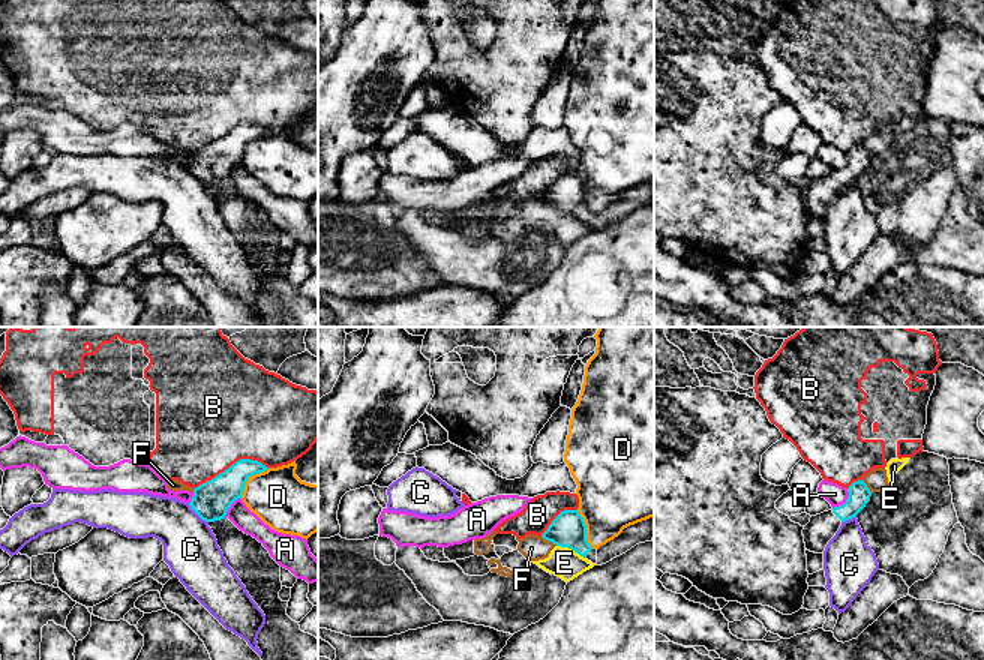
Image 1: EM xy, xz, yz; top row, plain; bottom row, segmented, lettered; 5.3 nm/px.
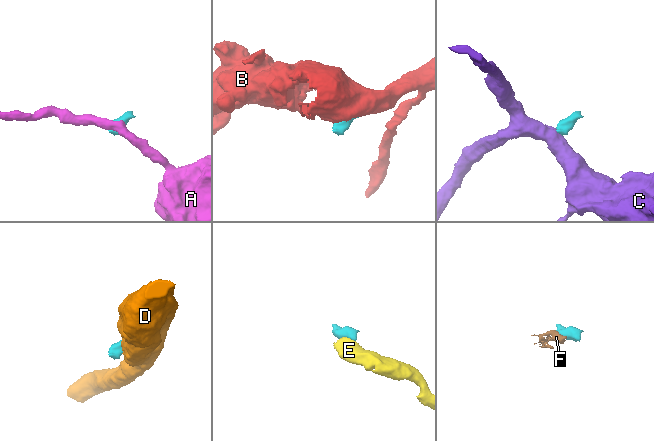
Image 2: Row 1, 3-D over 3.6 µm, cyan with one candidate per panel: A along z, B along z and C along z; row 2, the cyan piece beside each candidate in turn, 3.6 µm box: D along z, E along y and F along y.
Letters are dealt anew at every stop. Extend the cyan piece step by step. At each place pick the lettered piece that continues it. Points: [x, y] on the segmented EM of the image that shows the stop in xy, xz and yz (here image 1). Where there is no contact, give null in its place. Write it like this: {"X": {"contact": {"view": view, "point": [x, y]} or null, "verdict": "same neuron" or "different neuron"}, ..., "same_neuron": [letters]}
{"A": {"contact": {"view": "yz", "point": [846, 501]}, "verdict": "different neuron"}, "B": {"contact": {"view": "xy", "point": [231, 465]}, "verdict": "different neuron"}, "C": {"contact": {"view": "xy", "point": [198, 515]}, "verdict": "different neuron"}, "D": {"contact": {"view": "xy", "point": [249, 476]}, "verdict": "different neuron"}, "E": {"contact": {"view": "xz", "point": [572, 549]}, "verdict": "different neuron"}, "F": {"contact": {"view": "xz", "point": [549, 540]}, "verdict": "different neuron"}, "same_neuron": []}

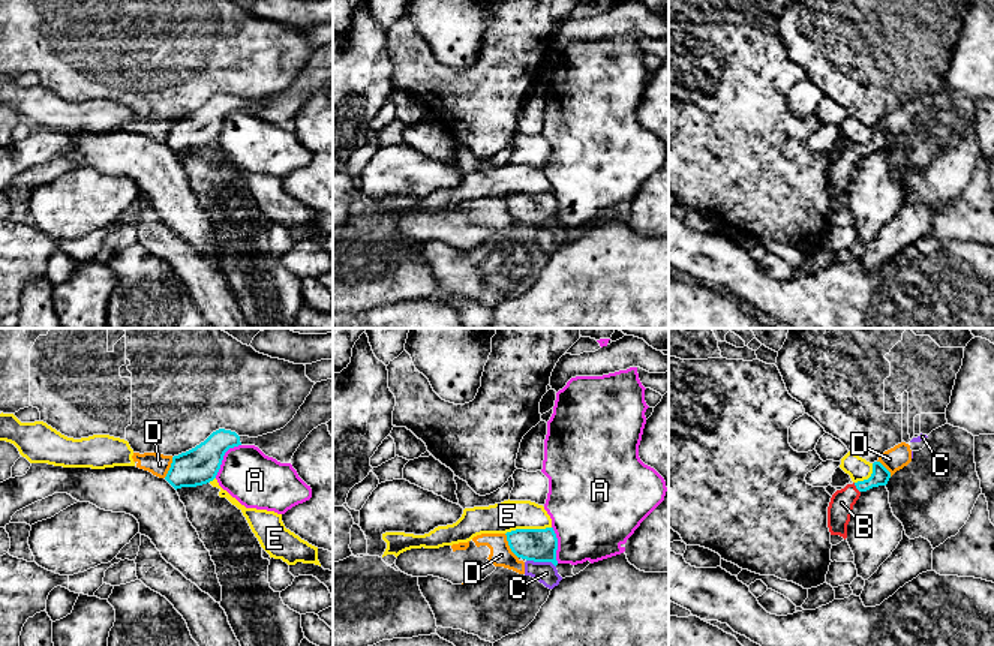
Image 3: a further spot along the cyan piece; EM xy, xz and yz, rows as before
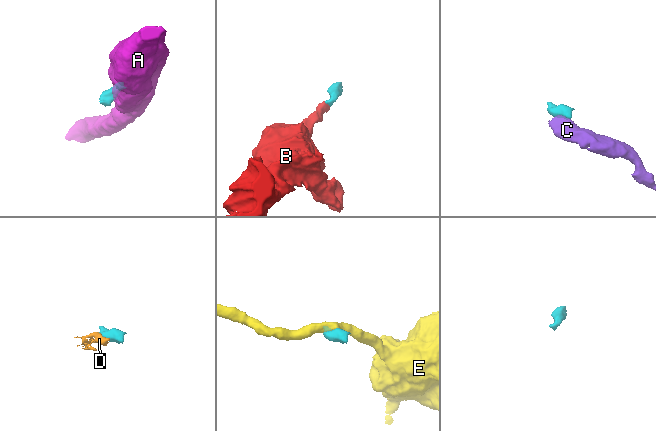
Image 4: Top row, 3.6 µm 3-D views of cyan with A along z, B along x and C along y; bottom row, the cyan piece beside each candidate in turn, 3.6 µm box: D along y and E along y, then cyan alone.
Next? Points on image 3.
{"A": {"contact": {"view": "xy", "point": [222, 457]}, "verdict": "different neuron"}, "B": {"contact": {"view": "yz", "point": [856, 487]}, "verdict": "same neuron"}, "C": {"contact": {"view": "xz", "point": [541, 561]}, "verdict": "different neuron"}, "D": {"contact": {"view": "xz", "point": [508, 544]}, "verdict": "different neuron"}, "E": {"contact": {"view": "xz", "point": [528, 529]}, "verdict": "different neuron"}, "same_neuron": ["B"]}

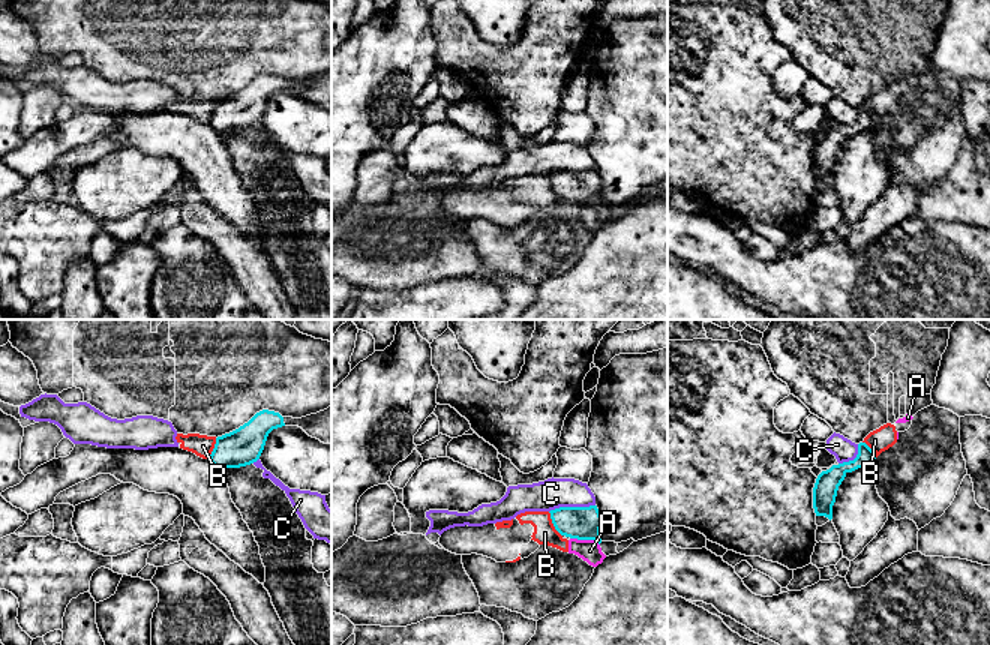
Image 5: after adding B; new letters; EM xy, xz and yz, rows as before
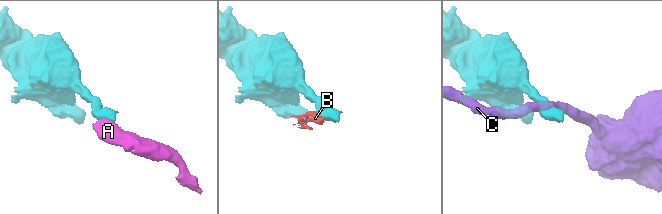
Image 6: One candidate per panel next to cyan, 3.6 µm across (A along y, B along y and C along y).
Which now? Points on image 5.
{"A": {"contact": {"view": "xz", "point": [585, 539]}, "verdict": "different neuron"}, "B": {"contact": {"view": "xz", "point": [552, 522]}, "verdict": "different neuron"}, "C": {"contact": {"view": "xz", "point": [572, 507]}, "verdict": "different neuron"}, "same_neuron": []}

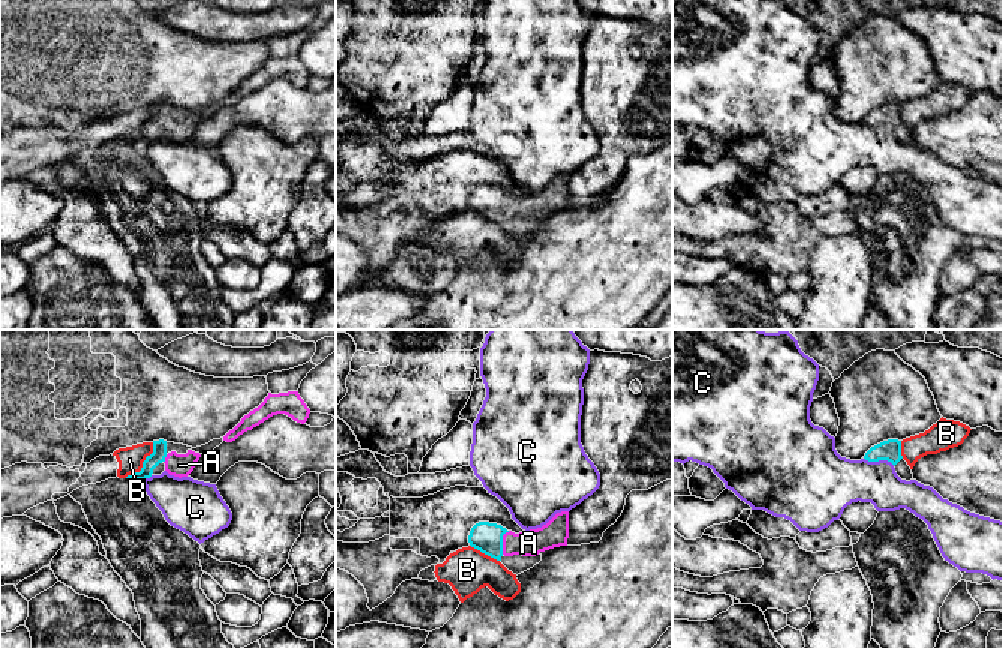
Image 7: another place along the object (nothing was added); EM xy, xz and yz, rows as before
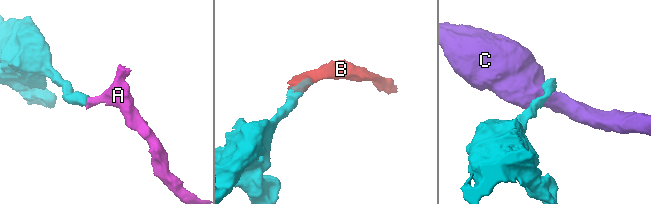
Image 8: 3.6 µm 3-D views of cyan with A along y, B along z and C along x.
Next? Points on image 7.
{"A": {"contact": {"view": "xz", "point": [501, 542]}, "verdict": "same neuron"}, "B": {"contact": {"view": "xy", "point": [143, 464]}, "verdict": "different neuron"}, "C": {"contact": {"view": "yz", "point": [879, 459]}, "verdict": "different neuron"}, "same_neuron": ["A"]}

